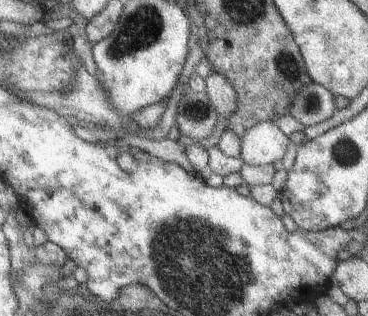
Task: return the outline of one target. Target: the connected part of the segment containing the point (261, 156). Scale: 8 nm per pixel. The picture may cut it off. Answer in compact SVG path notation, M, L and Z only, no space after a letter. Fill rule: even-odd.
M262 121L243 132L238 157L243 164L273 165L282 160L287 142L289 138L274 123Z

